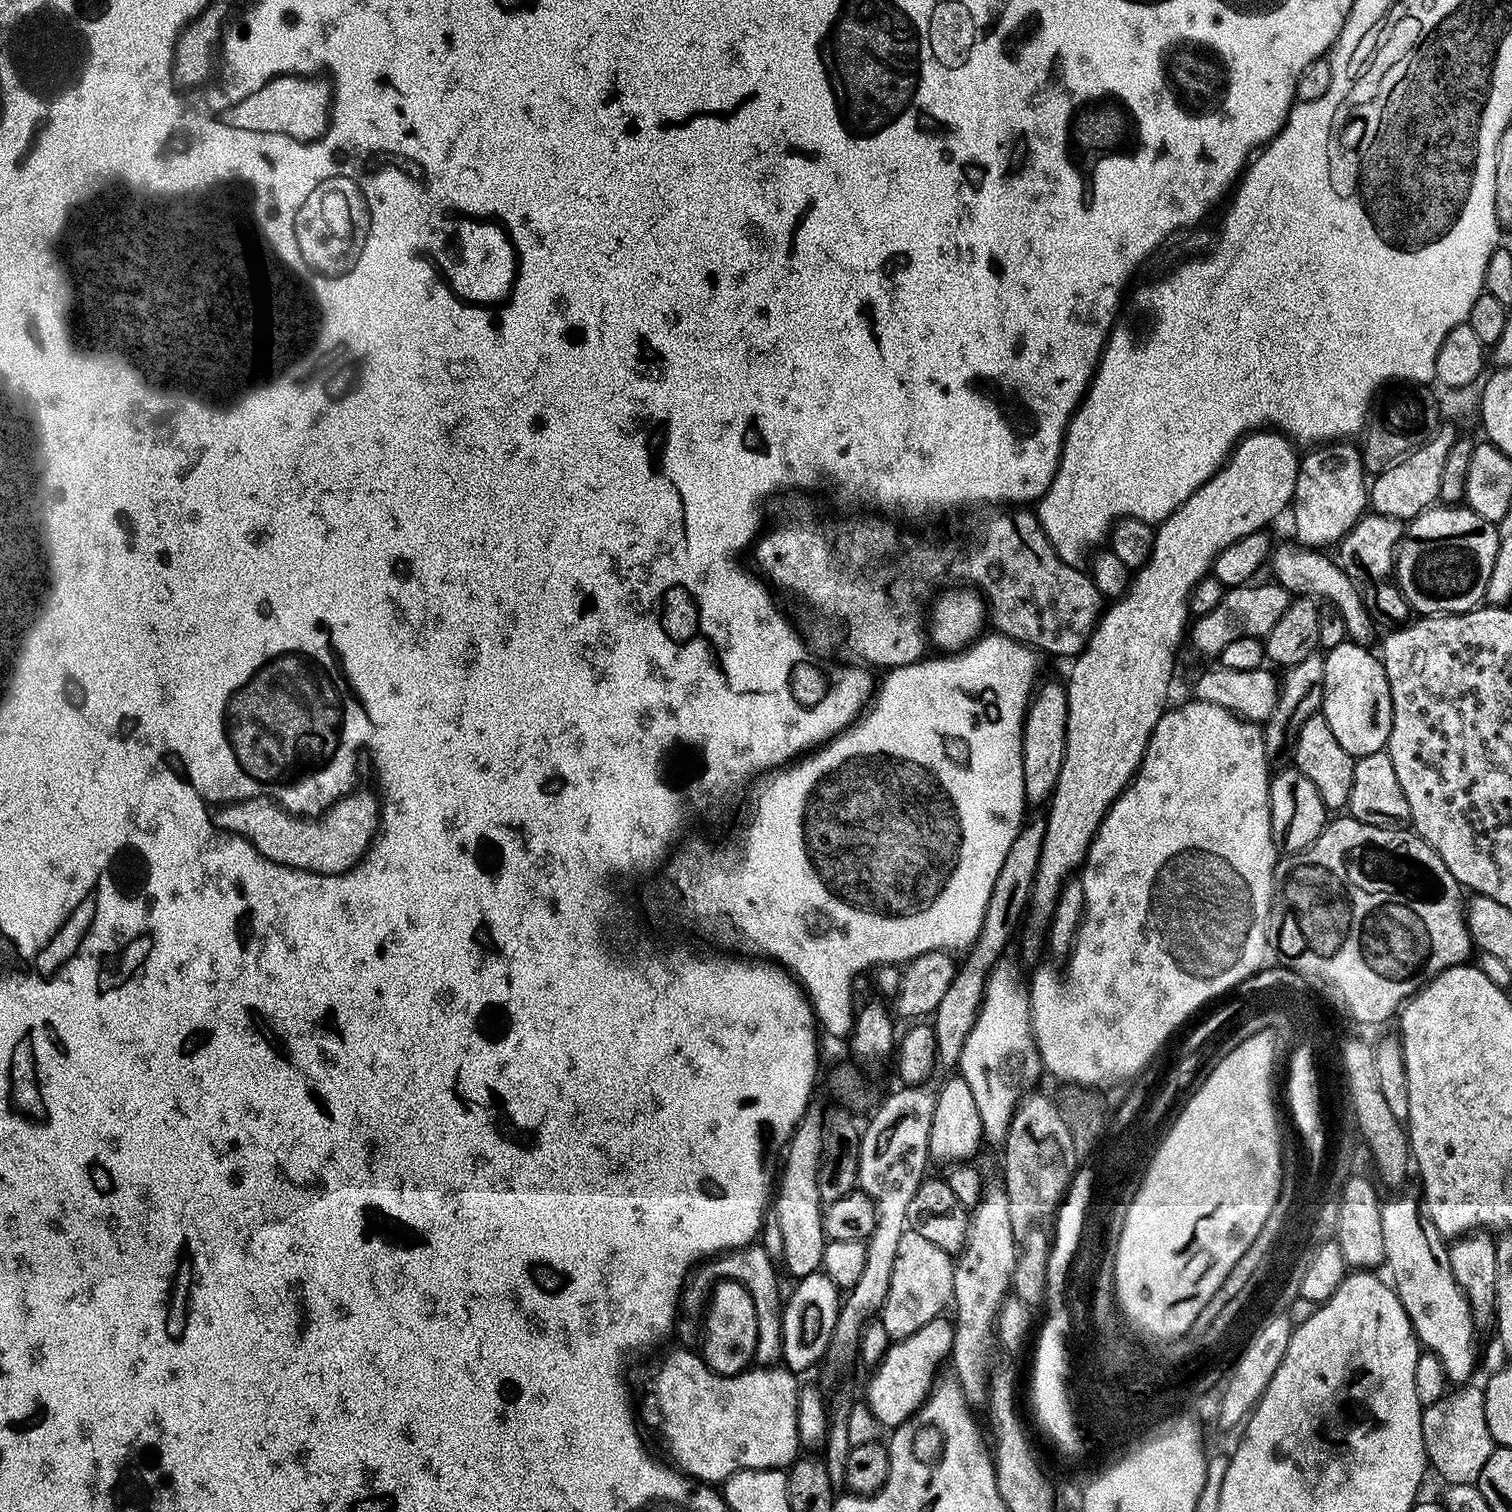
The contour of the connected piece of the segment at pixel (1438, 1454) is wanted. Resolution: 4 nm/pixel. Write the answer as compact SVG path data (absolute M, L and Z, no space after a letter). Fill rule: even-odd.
M1465 1385L1421 1411L1425 1457L1447 1485L1475 1483L1496 1447L1486 1425L1484 1389L1481 1385L1474 1385Z

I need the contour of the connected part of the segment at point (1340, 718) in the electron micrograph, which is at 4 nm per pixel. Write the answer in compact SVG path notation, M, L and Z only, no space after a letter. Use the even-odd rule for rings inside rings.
M1345 642L1327 649L1324 656L1324 703L1322 715L1330 722L1330 730L1334 730L1334 738L1353 758L1369 756L1375 752L1385 751L1388 735L1392 729L1392 699L1390 686L1384 673L1381 657L1364 649L1360 642Z

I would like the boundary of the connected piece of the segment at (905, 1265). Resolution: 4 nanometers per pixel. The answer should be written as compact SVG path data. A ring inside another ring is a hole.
M918 1230L903 1233L894 1258L889 1294L882 1309L884 1328L892 1335L893 1341L914 1335L920 1327L944 1312L944 1303L948 1304L953 1299L953 1265L953 1257Z

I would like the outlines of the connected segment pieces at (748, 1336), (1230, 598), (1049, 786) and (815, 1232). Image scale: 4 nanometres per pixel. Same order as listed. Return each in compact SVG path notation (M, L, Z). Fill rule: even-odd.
M720 1280L710 1292L702 1320L700 1354L709 1369L720 1376L739 1375L751 1365L757 1346L757 1318L754 1302L746 1288L735 1280Z
M1232 586L1224 597L1209 612L1197 615L1190 628L1192 644L1204 656L1219 657L1224 647L1240 636L1263 638L1278 622L1286 607L1286 593L1279 586L1252 588L1253 586ZM1196 624L1196 625L1195 625Z
M1048 680L1035 689L1028 701L1028 713L1024 716L1022 736L1022 782L1024 803L1047 805L1056 789L1058 774L1062 774L1062 762L1066 758L1066 718L1068 717L1068 690L1063 683Z
M816 1106L809 1107L792 1129L788 1144L788 1158L780 1180L778 1202L774 1213L779 1218L782 1232L782 1263L795 1279L817 1271L823 1265L826 1237L822 1226L822 1189L819 1185L820 1154L824 1150L824 1122Z

